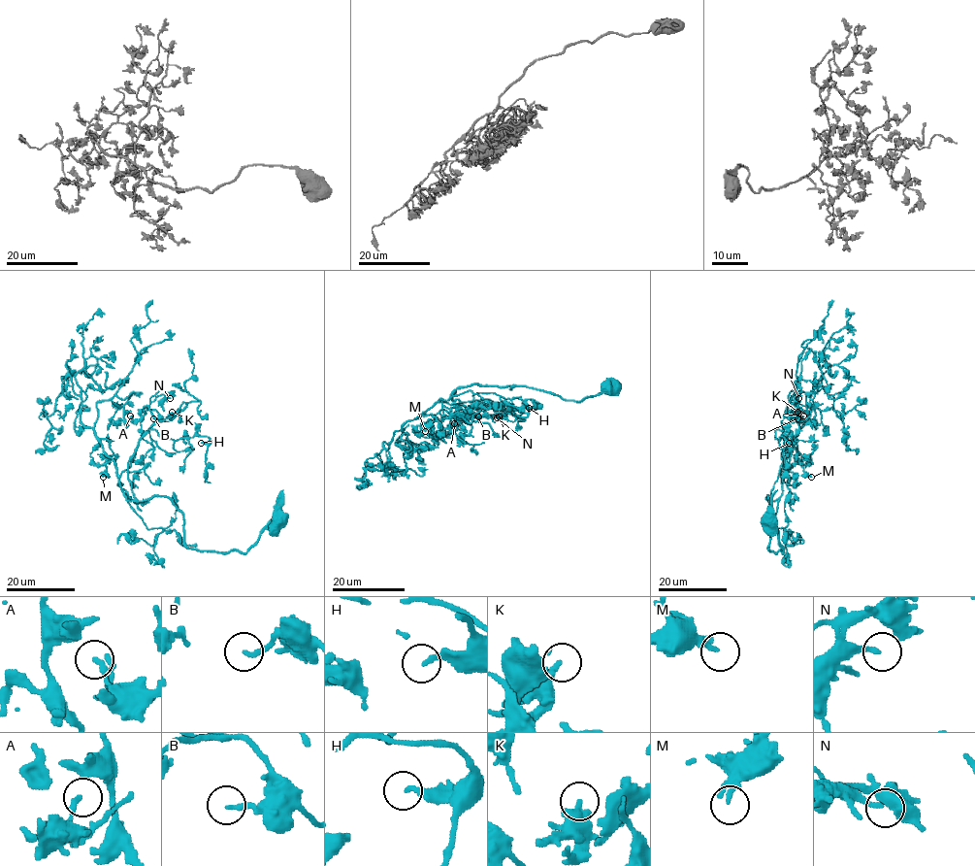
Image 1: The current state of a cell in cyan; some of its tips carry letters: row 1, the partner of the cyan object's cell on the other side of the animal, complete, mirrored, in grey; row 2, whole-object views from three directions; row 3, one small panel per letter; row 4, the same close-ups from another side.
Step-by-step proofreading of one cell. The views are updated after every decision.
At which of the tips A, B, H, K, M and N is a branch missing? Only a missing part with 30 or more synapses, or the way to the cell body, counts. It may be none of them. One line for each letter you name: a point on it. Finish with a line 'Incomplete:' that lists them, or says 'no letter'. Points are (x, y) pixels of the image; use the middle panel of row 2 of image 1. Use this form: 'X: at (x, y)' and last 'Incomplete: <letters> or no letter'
Incomplete: no letter

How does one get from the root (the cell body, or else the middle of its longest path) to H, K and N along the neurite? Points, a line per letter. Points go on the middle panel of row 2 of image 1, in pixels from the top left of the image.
H: (612, 386), (578, 402), (525, 386), (473, 384), (452, 395), (466, 402), (495, 392), (537, 403), (529, 408)
K: (612, 386), (578, 402), (525, 386), (473, 384), (452, 395), (461, 402), (490, 400), (499, 416)
N: (612, 386), (578, 402), (525, 386), (473, 384), (452, 395), (461, 402), (481, 400), (474, 406), (497, 417)

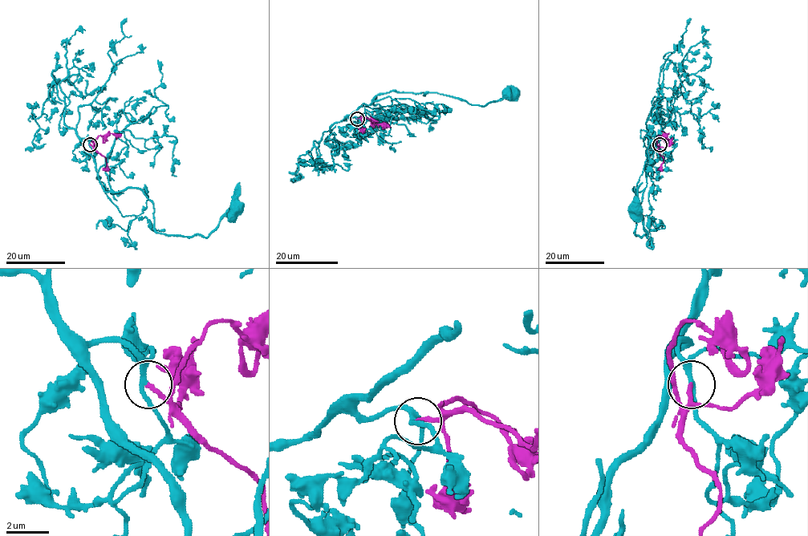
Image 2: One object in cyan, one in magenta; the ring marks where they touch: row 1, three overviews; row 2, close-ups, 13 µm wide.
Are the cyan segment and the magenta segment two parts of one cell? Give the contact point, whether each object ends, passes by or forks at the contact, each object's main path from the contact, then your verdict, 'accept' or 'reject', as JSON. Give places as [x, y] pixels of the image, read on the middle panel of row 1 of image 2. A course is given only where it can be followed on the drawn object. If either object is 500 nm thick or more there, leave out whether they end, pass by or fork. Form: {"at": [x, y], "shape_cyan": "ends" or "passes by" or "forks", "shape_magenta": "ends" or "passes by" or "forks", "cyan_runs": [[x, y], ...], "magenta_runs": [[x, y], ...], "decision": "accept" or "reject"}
{"at": [357, 119], "shape_cyan": "passes by", "shape_magenta": "ends", "cyan_runs": [[357, 119], [348, 117], [377, 95], [391, 91], [449, 95], [485, 106], [509, 97], [512, 93]], "magenta_runs": [[357, 119], [363, 115], [375, 123], [384, 123], [389, 127]], "decision": "accept"}

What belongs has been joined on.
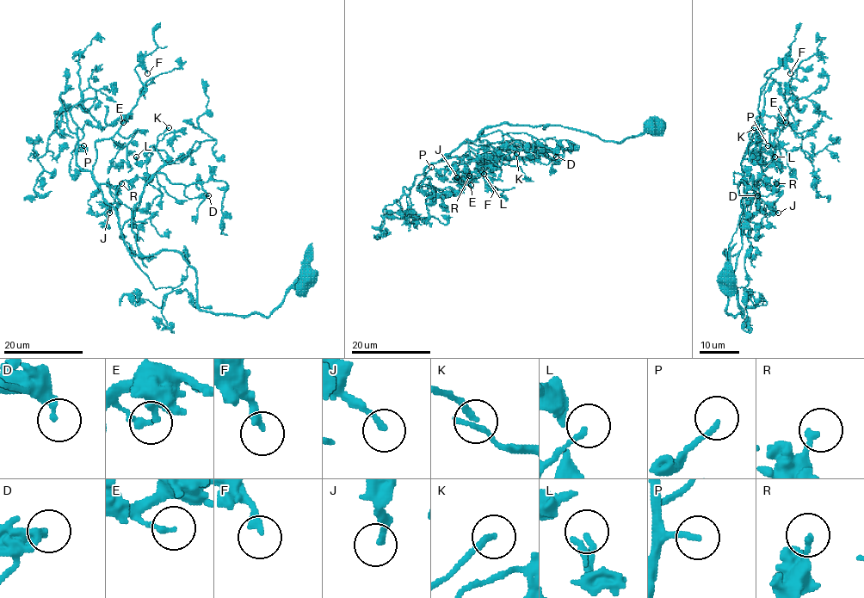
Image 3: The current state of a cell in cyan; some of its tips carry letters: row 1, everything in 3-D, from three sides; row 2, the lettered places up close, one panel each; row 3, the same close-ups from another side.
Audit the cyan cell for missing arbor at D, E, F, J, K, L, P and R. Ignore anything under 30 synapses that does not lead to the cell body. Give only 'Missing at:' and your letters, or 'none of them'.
Missing at: K, P

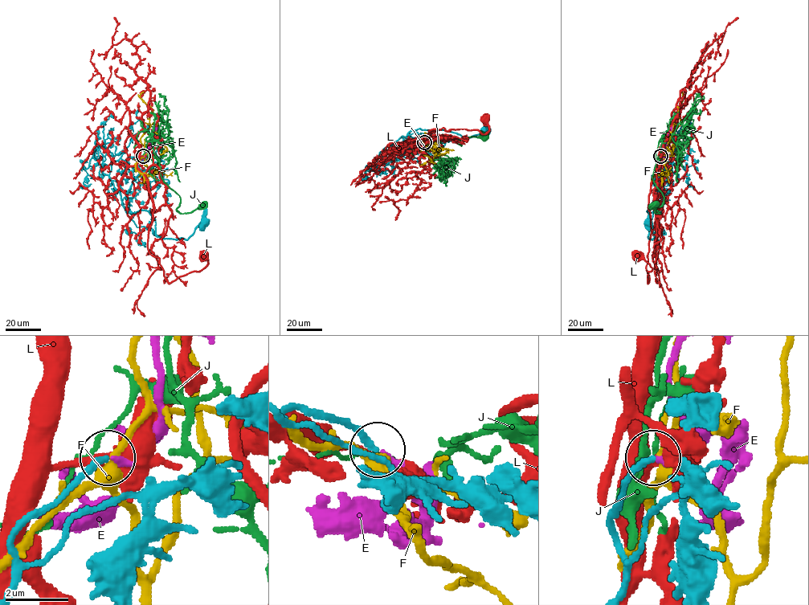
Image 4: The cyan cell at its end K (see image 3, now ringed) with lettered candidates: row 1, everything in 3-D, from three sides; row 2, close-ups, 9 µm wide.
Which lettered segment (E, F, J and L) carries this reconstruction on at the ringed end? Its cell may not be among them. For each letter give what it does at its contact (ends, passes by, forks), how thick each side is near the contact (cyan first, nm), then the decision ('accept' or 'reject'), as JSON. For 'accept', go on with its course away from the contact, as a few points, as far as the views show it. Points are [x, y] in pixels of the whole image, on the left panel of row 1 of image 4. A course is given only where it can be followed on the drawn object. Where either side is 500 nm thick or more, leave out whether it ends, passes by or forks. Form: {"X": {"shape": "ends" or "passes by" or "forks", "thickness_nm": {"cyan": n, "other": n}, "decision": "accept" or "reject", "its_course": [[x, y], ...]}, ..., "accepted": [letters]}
{"E": {"shape": "ends", "thickness_nm": {"cyan": 200, "other": 240}, "decision": "accept", "its_course": [[144, 156], [154, 140], [153, 132], [157, 126]]}, "F": {"shape": "forks", "thickness_nm": {"cyan": 200, "other": 320}, "decision": "reject"}, "J": {"shape": "passes by", "thickness_nm": {"cyan": 240, "other": 110}, "decision": "reject"}, "L": {"shape": "passes by", "thickness_nm": {"cyan": 240, "other": 240}, "decision": "reject"}, "accepted": ["E"]}

